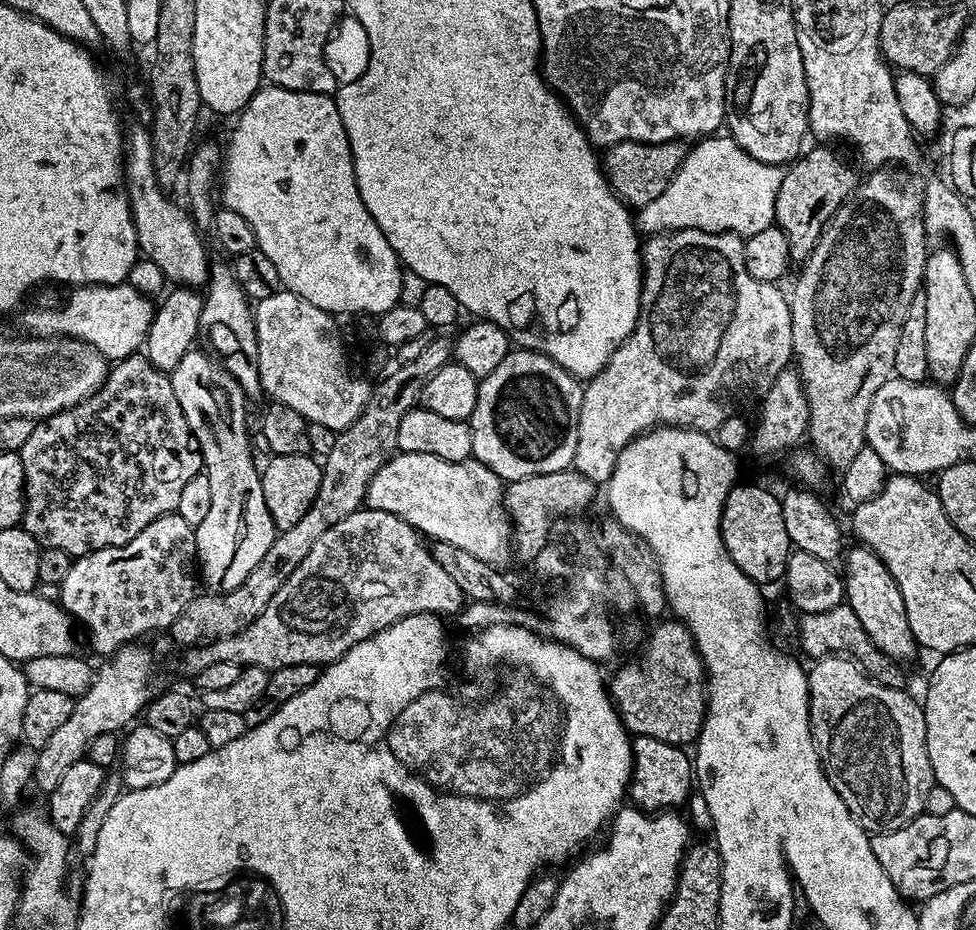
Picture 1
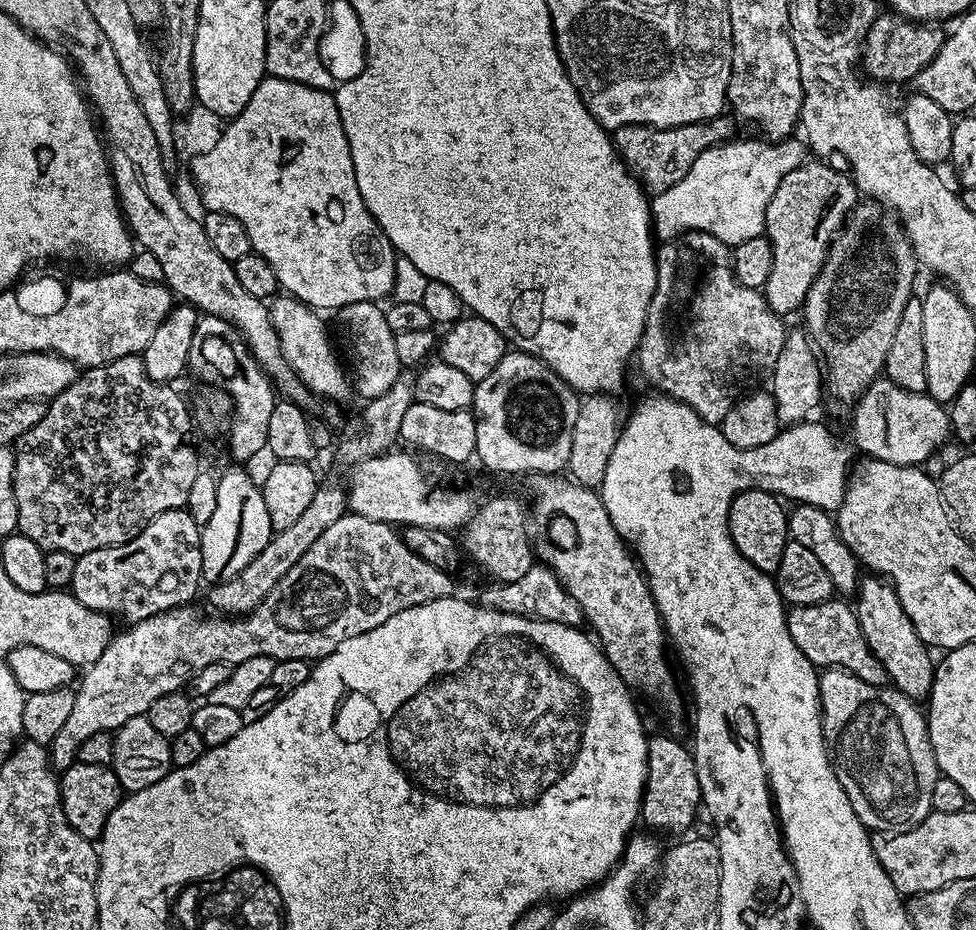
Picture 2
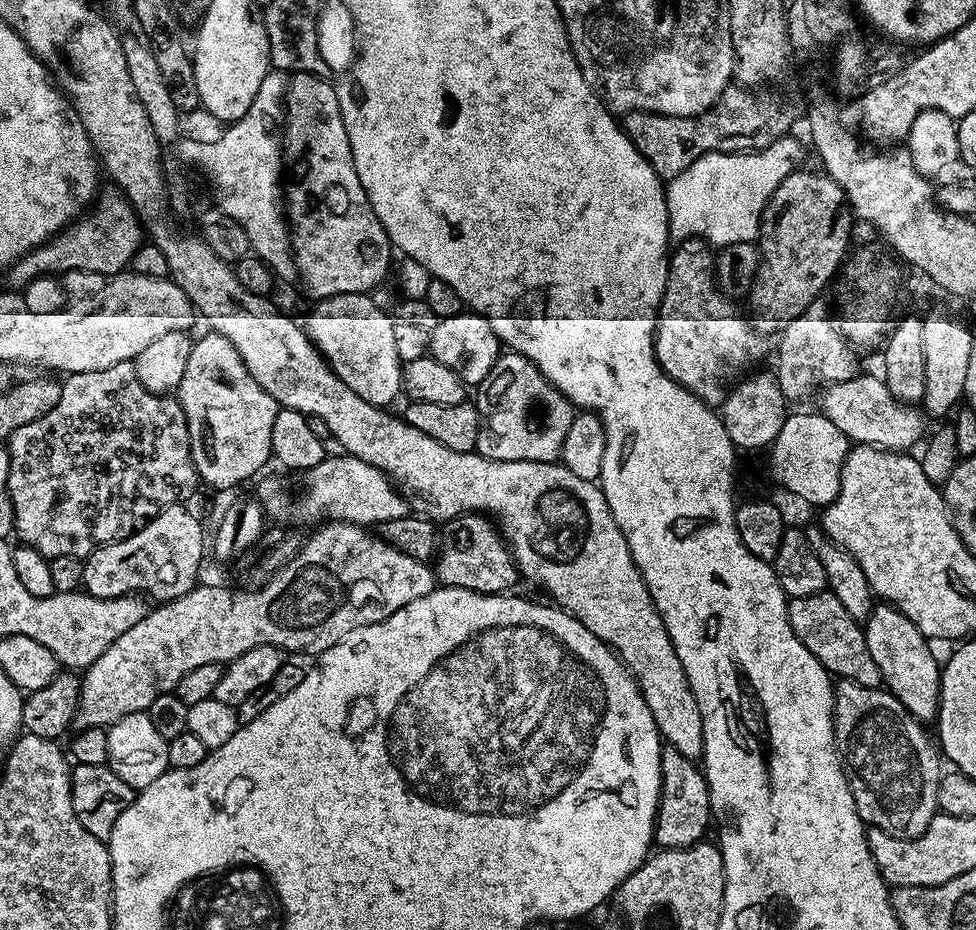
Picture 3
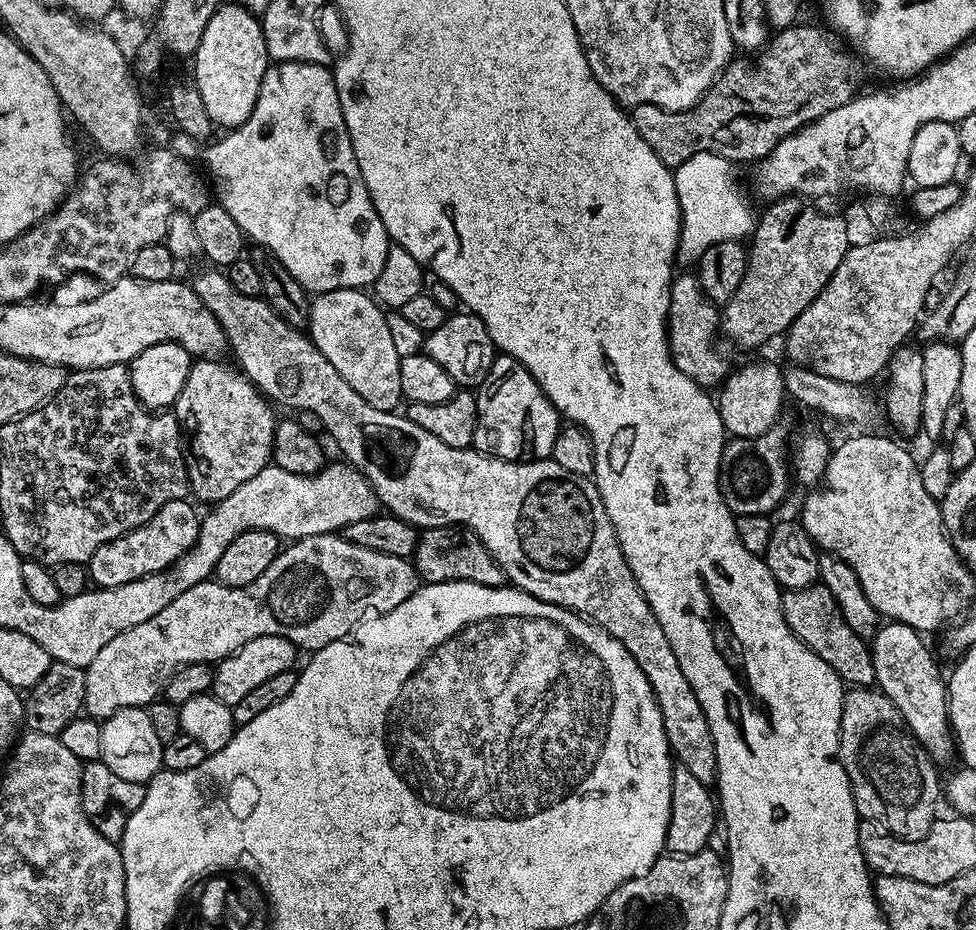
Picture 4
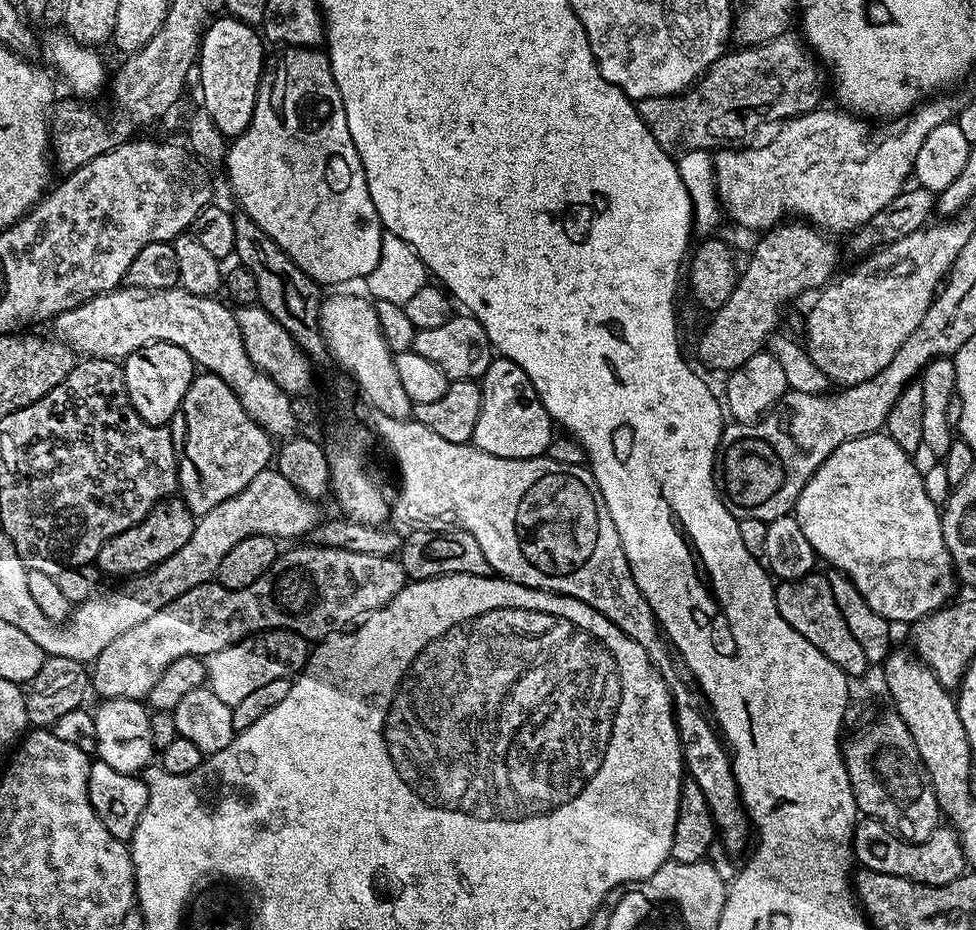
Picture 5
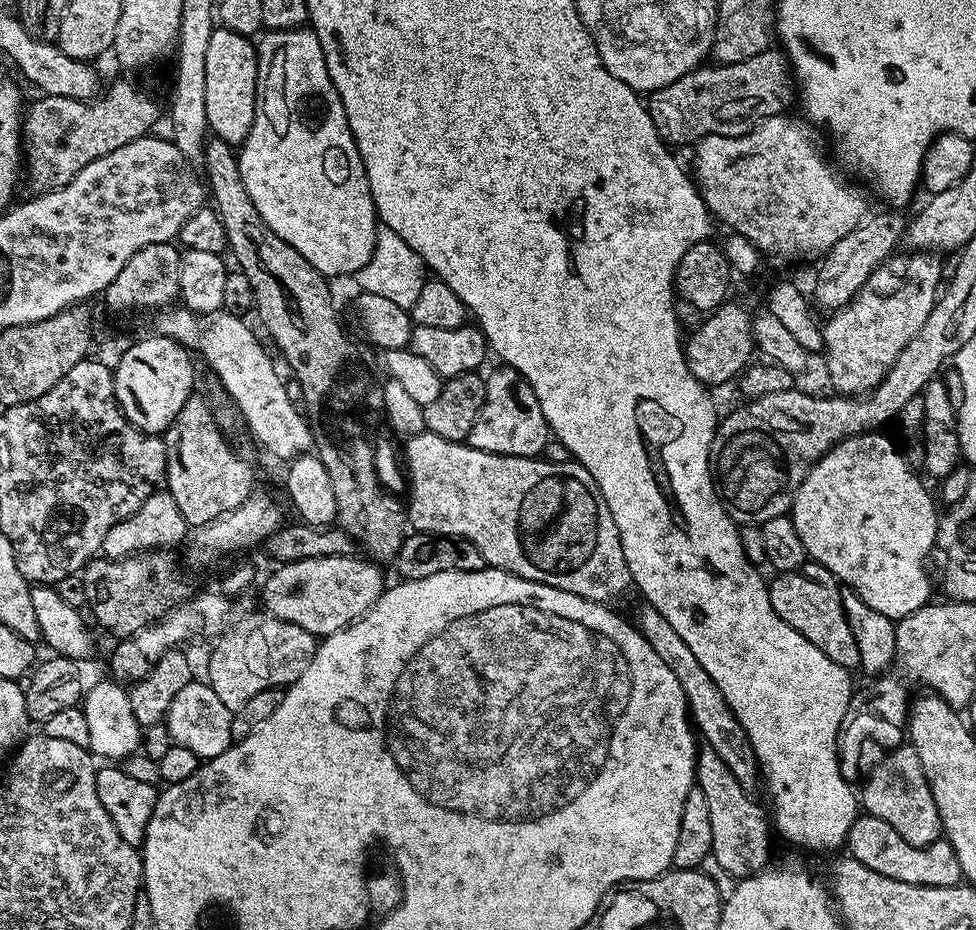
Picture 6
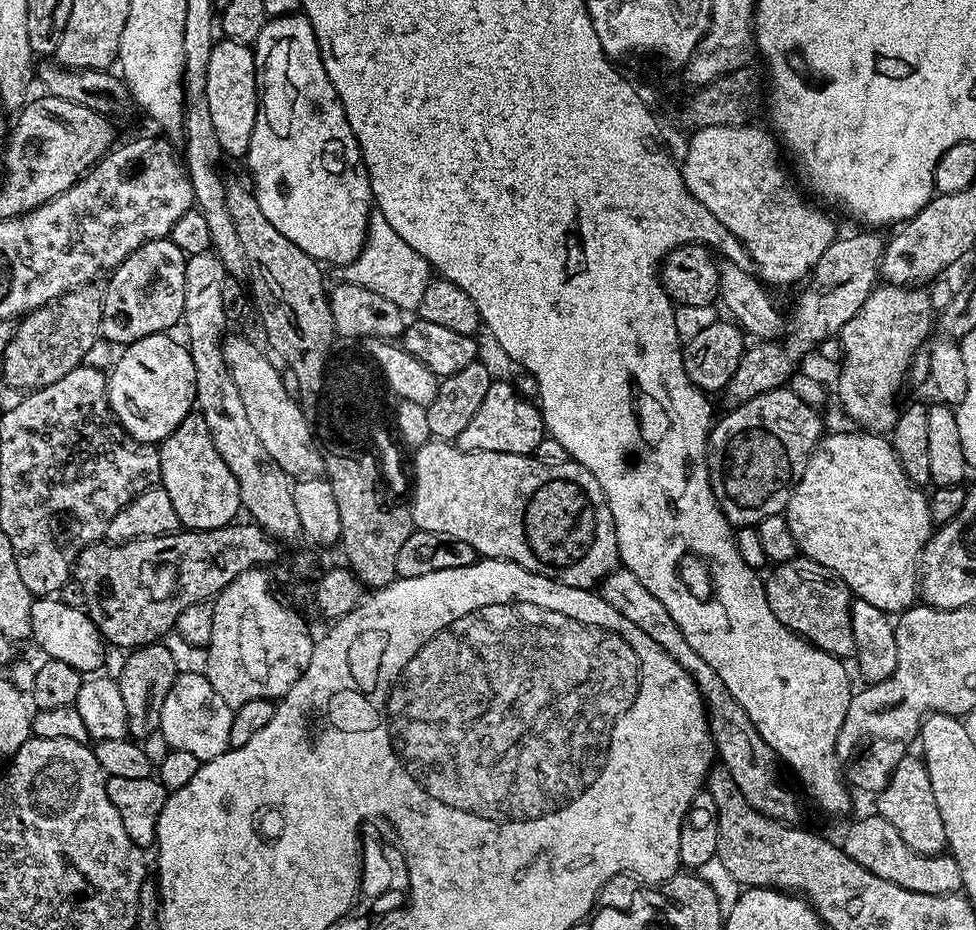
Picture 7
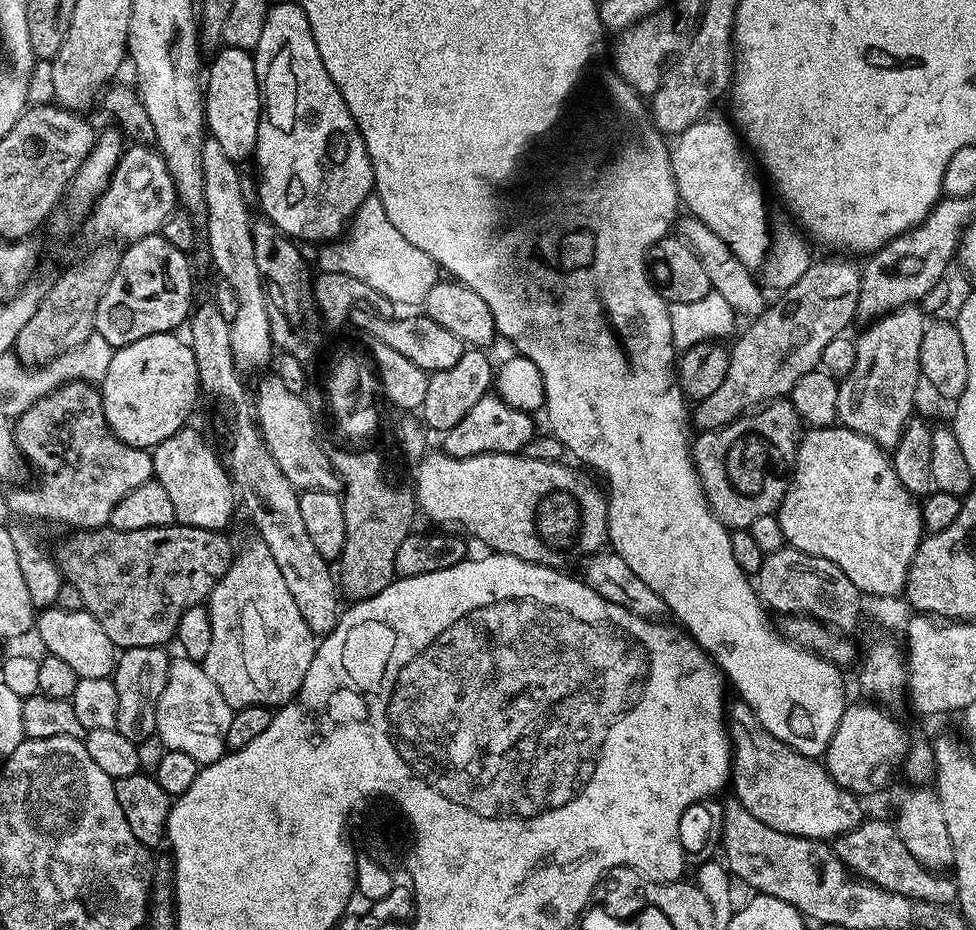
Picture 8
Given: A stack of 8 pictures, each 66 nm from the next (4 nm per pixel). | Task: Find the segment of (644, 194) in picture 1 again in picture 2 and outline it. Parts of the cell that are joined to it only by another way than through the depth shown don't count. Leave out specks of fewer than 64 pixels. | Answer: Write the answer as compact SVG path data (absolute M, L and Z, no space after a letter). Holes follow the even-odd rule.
M721 114L712 120L673 128L651 128L645 124L622 126L615 129L614 143L628 171L644 185L645 193L665 192L674 186L674 182L686 178L690 166L698 162L698 154L733 139L732 124L726 117Z

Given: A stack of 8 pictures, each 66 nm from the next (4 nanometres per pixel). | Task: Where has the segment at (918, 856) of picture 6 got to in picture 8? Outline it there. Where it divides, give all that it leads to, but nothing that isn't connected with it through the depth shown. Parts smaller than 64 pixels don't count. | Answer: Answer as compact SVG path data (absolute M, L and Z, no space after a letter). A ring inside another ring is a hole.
M865 819L854 830L835 837L834 847L848 871L859 876L861 880L868 880L879 888L927 904L952 906L957 903L955 879L951 875L922 866L922 862L918 862L918 858L914 858L914 854L906 850L906 842L898 838L895 823Z

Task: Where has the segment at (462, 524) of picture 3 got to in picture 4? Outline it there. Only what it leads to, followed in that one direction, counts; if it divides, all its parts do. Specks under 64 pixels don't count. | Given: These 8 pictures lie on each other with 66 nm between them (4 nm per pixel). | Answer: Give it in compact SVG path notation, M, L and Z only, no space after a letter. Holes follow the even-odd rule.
M460 526L446 528L426 528L419 533L417 546L410 557L416 566L417 577L424 584L441 584L451 580L469 580L482 586L501 587L505 583L504 572L492 555L484 548L484 544L473 532Z

